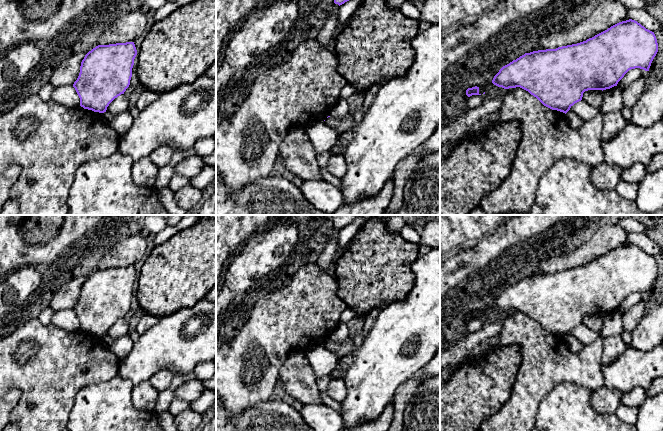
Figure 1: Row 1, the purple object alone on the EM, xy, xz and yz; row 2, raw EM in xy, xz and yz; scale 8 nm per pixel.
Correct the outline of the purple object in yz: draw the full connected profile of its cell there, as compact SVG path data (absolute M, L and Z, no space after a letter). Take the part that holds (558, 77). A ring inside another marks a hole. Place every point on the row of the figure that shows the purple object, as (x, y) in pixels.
M629 19L577 44L525 53L503 66L492 83L504 89L520 87L544 106L566 114L575 103L582 100L585 91L603 91L617 86L631 69L649 71L657 52L654 32Z

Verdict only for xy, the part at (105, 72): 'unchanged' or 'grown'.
unchanged

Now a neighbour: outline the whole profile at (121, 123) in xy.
M107 111L102 113L109 126L113 128L120 136L124 135L133 124L133 117L129 111L120 114L110 114Z

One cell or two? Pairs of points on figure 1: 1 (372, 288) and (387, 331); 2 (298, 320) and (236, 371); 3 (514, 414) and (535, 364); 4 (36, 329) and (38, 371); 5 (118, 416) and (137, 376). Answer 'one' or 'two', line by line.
1: two
2: one
3: one
4: one
5: two

